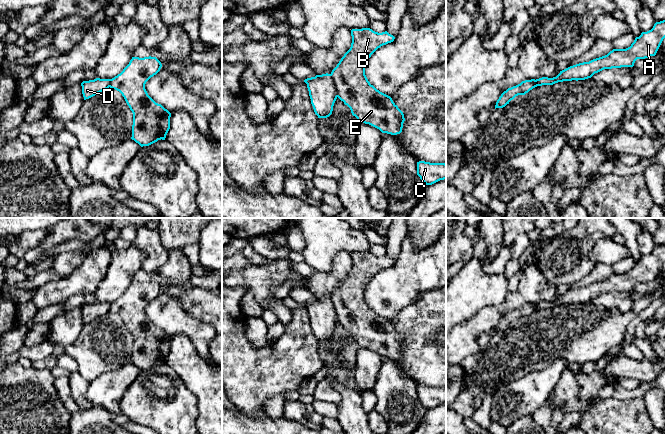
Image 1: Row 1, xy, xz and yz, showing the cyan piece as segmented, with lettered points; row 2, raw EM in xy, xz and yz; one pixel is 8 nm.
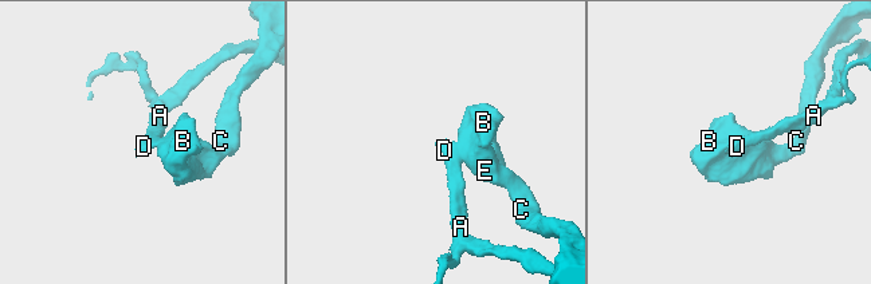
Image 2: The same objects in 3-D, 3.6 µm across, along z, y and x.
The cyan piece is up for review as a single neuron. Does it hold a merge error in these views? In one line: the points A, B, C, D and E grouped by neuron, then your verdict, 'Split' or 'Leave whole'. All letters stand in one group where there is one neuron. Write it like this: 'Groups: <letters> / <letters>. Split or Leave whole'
Groups: A D / B C E. Split

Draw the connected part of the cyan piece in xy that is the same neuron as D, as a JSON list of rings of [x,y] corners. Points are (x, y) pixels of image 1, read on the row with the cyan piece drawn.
[[[96,78],[94,80],[83,81],[81,86],[84,100],[86,100],[108,89],[110,86],[110,79]]]

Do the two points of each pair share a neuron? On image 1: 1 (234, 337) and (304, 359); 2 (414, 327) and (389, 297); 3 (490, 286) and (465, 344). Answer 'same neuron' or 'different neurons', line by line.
1: same neuron
2: different neurons
3: different neurons

